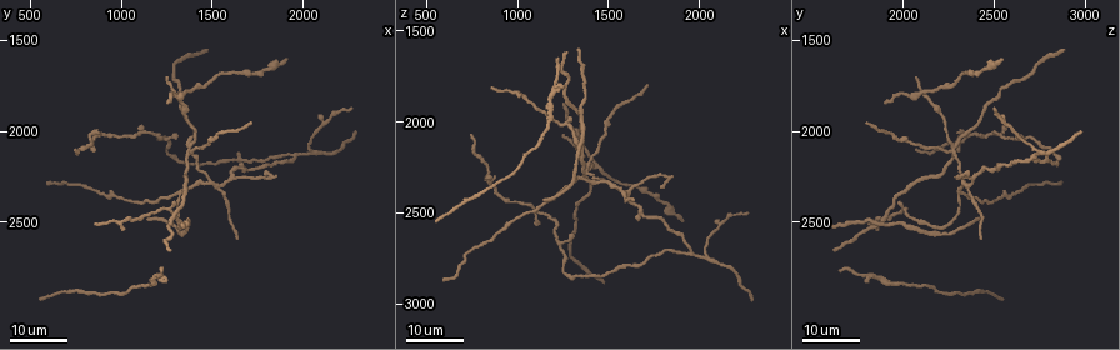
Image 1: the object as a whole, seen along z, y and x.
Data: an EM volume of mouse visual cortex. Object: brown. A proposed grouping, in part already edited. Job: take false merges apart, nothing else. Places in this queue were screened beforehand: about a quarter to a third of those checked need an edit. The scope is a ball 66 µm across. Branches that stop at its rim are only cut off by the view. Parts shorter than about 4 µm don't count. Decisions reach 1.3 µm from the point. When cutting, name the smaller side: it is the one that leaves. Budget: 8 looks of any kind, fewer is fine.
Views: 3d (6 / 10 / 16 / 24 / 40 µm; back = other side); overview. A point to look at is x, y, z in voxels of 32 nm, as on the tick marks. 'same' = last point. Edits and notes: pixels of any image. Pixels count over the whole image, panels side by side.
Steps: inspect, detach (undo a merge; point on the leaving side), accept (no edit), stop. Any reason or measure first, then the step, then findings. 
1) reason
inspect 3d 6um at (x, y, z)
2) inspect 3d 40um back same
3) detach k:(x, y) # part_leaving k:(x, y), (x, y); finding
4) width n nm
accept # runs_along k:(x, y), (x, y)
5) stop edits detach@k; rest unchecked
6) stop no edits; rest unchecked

three arms meet
inspect 3d 16um at (1340, 2340, 2320)

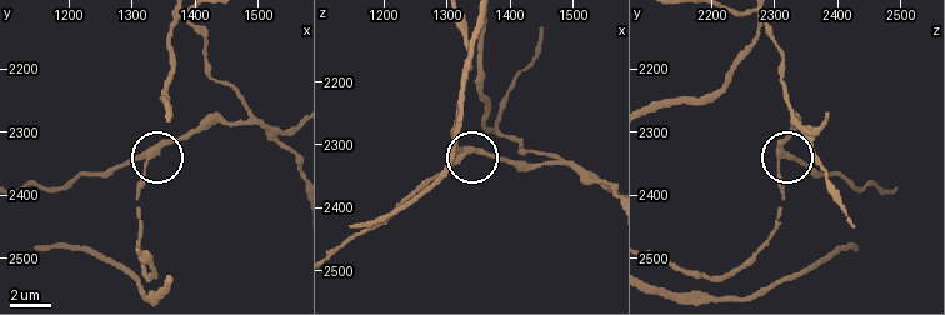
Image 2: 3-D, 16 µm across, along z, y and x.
closer look
inspect 3d 10um at (1320, 2340, 2310)

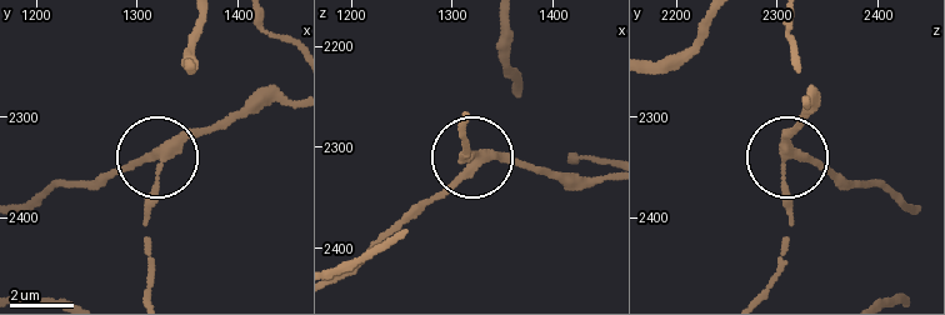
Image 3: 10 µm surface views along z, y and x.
accept # runs_along 3:(809, 99), (790, 153), (855, 179); continuous, no second cell

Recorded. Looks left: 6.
three-way junction
inspect 3d 16um at (1260, 2420, 2020)

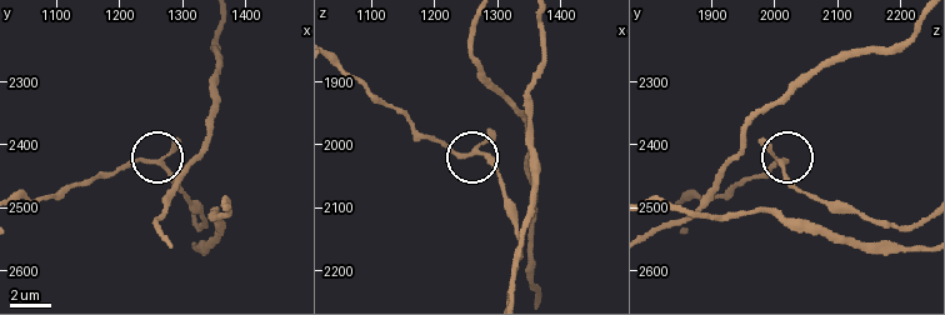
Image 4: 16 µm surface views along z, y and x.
inspect 3d 10um at (1250, 2430, 2015)

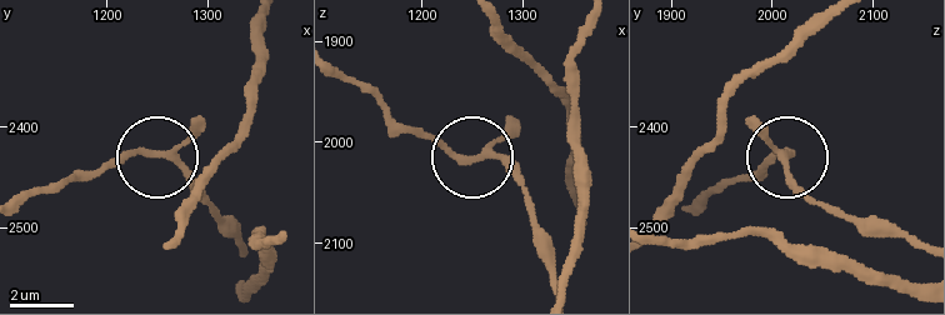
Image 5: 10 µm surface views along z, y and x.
width 190 nm
accept # one cell here

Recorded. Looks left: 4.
three-way junction
inspect 3d 24um at (1600, 2240, 2400)

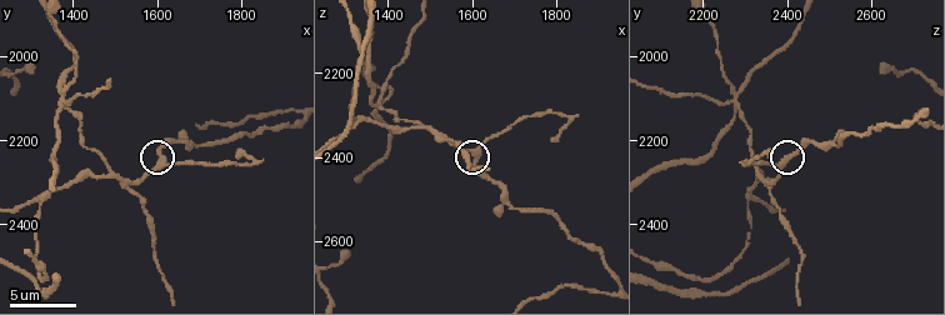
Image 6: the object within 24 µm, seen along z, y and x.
closer look
inspect 3d 10um at (1615, 2250, 2385)

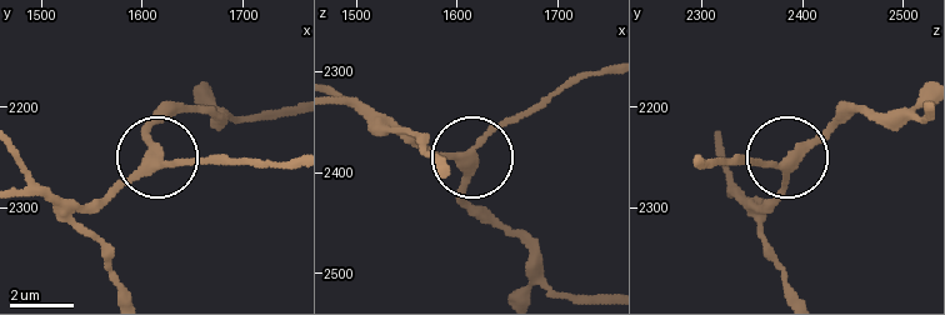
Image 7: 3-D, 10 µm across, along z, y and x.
accept # runs_along 7:(58, 198), (104, 203), (158, 160), (221, 165); all the same cell

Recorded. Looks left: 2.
a fork
inspect 3d 16um at (2040, 2100, 2740)

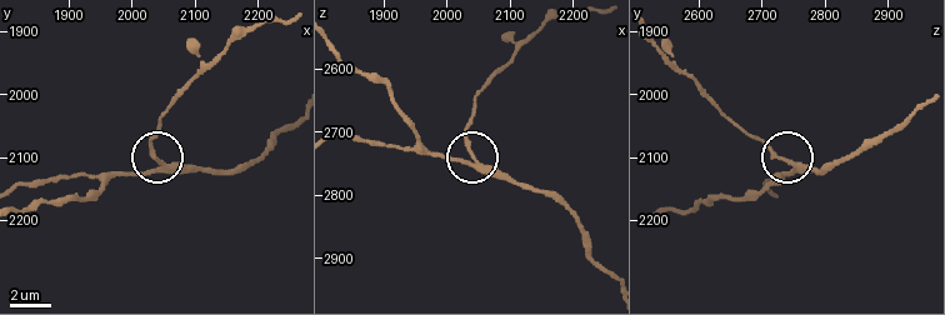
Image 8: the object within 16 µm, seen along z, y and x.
inspect 3d 6um at (2040, 2105, 2745)

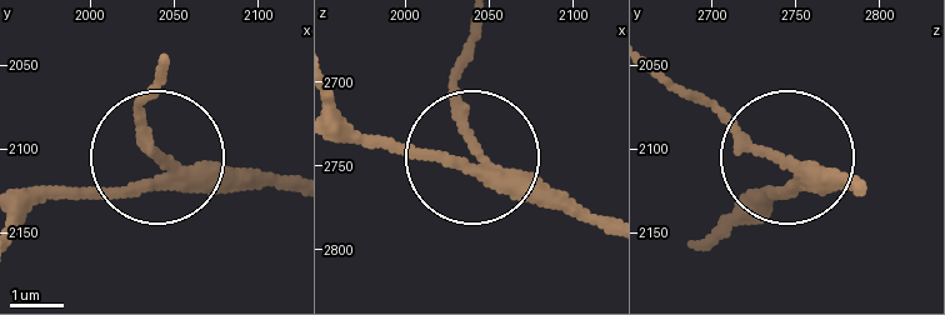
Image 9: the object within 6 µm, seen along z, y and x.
arms 3
accept # runs_along 9:(26, 213), (146, 181), (165, 163), (290, 173); continuous, no second cell

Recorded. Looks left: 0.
stop no edits; rest unchecked

